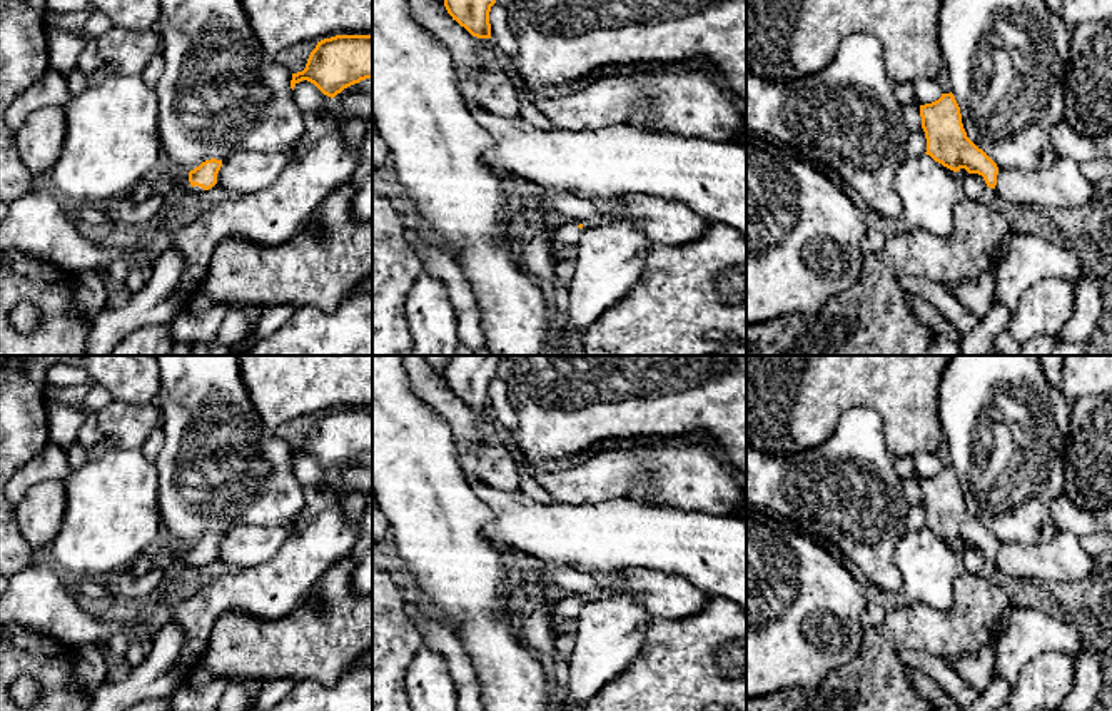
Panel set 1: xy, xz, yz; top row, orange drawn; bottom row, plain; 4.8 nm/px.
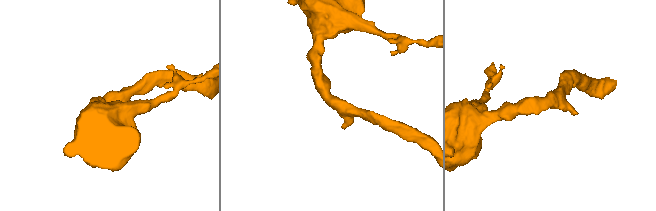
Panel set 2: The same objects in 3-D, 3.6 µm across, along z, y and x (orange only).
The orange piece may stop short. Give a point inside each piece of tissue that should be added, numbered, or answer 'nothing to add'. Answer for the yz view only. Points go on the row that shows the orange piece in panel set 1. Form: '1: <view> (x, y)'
nothing to add

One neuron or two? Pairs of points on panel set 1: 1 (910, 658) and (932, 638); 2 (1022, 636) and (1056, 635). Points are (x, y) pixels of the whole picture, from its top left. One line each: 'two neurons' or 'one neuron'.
1: two neurons
2: one neuron

